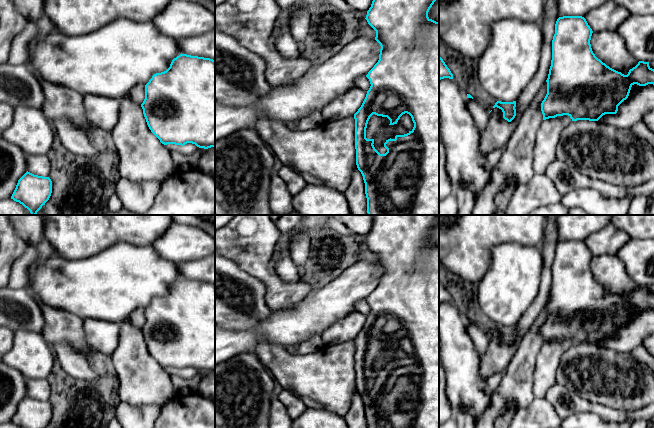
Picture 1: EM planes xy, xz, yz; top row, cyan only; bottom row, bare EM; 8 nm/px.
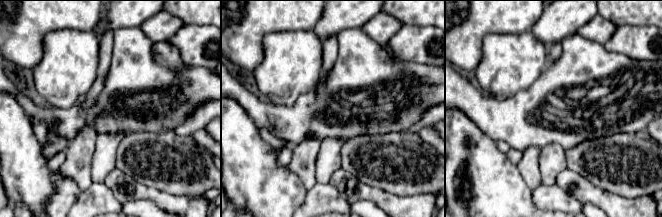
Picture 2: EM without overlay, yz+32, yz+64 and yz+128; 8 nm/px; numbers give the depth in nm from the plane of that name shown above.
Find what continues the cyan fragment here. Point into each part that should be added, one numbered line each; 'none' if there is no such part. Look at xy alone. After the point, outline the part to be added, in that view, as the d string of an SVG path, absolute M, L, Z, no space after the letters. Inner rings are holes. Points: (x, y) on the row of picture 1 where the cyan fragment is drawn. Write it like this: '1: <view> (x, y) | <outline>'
none

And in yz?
none

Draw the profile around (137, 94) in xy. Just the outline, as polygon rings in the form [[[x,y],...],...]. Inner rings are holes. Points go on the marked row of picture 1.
[[[139,84],[135,86],[128,97],[138,105],[141,105],[145,99],[145,85]]]

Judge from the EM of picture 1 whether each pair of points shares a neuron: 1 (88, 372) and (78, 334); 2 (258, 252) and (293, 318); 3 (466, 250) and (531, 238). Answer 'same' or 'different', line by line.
1: different
2: different
3: same

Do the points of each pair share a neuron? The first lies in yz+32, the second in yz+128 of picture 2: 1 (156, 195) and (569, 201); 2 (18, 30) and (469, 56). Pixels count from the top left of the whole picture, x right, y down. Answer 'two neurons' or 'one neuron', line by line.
1: two neurons
2: one neuron

